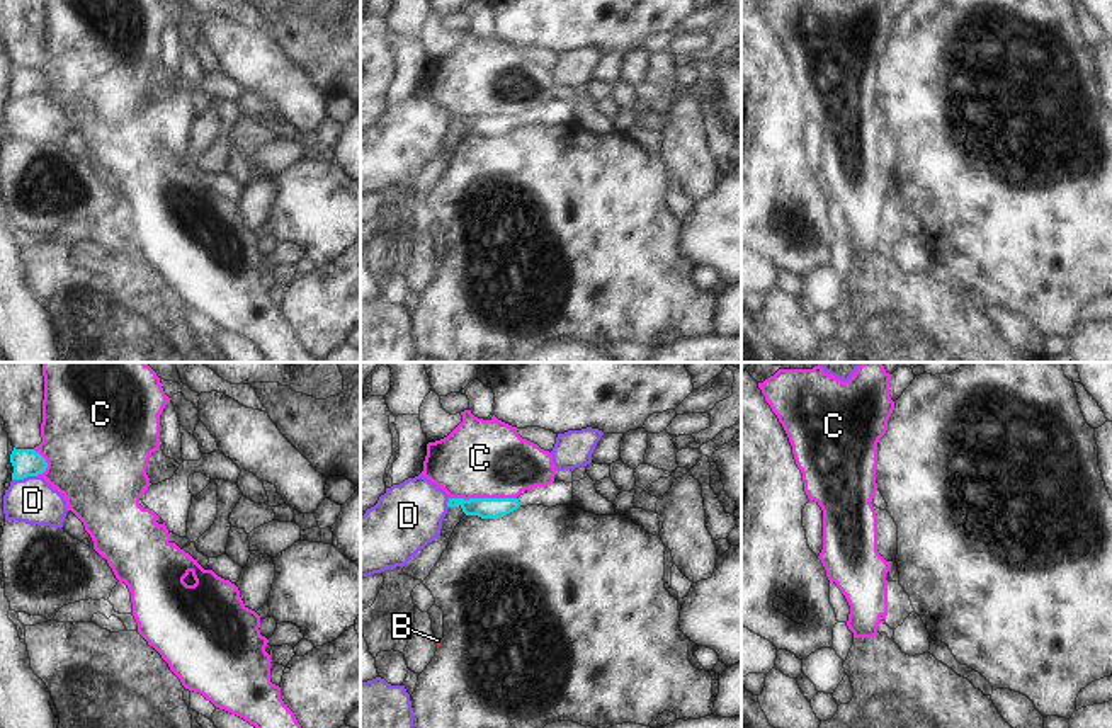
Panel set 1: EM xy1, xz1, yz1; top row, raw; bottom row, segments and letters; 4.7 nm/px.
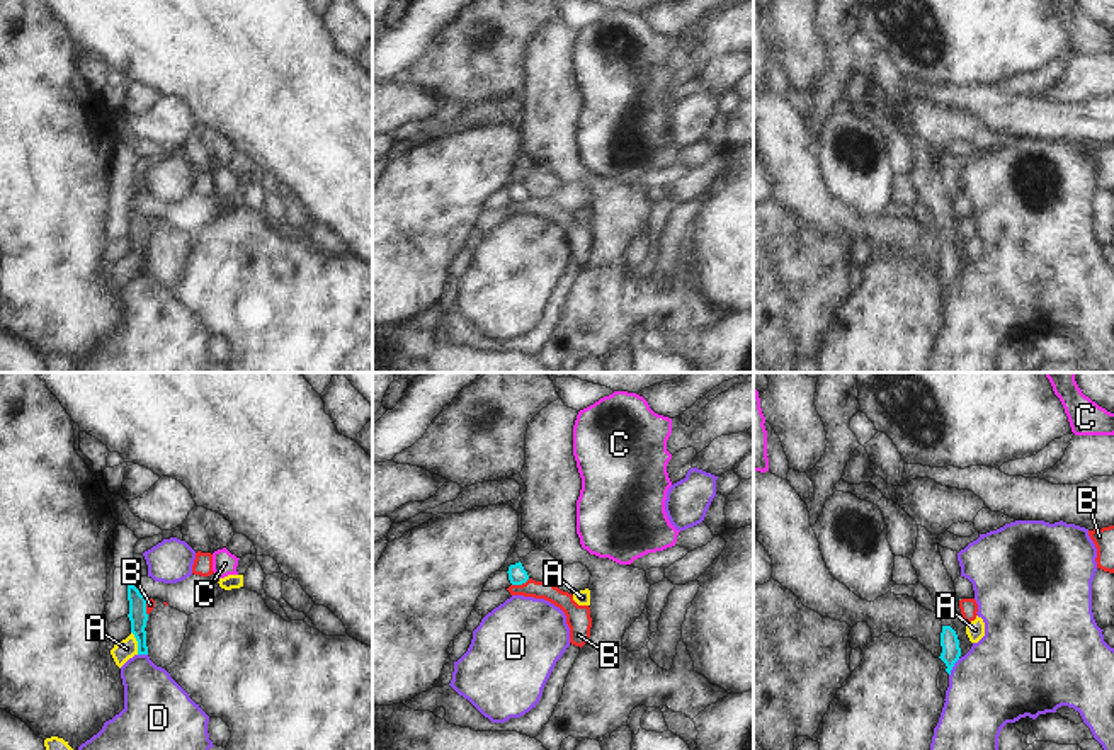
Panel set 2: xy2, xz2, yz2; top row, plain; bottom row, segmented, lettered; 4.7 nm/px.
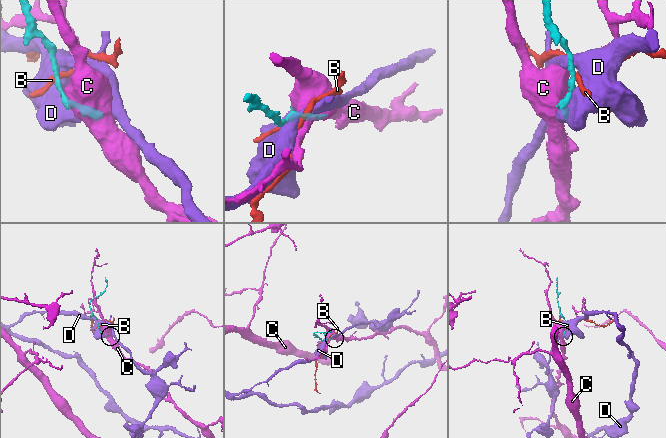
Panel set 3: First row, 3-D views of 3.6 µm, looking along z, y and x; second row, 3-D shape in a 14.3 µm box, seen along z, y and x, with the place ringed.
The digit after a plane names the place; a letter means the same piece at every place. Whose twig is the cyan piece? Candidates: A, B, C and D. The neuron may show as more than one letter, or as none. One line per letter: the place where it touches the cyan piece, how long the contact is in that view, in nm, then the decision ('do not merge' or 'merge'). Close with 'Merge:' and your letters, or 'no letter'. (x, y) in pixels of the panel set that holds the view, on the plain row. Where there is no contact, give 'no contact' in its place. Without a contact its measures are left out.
A: meets cyan in xy2 at (138, 262); contact 120 nm long; do not merge
B: meets cyan in xz2 at (521, 203); contact 90 nm long; do not merge
C: meets cyan in xz1 at (483, 118); contact 320 nm long; do not merge
D: meets cyan in xy1 at (24, 96); contact 120 nm long; do not merge
Merge: no letter

